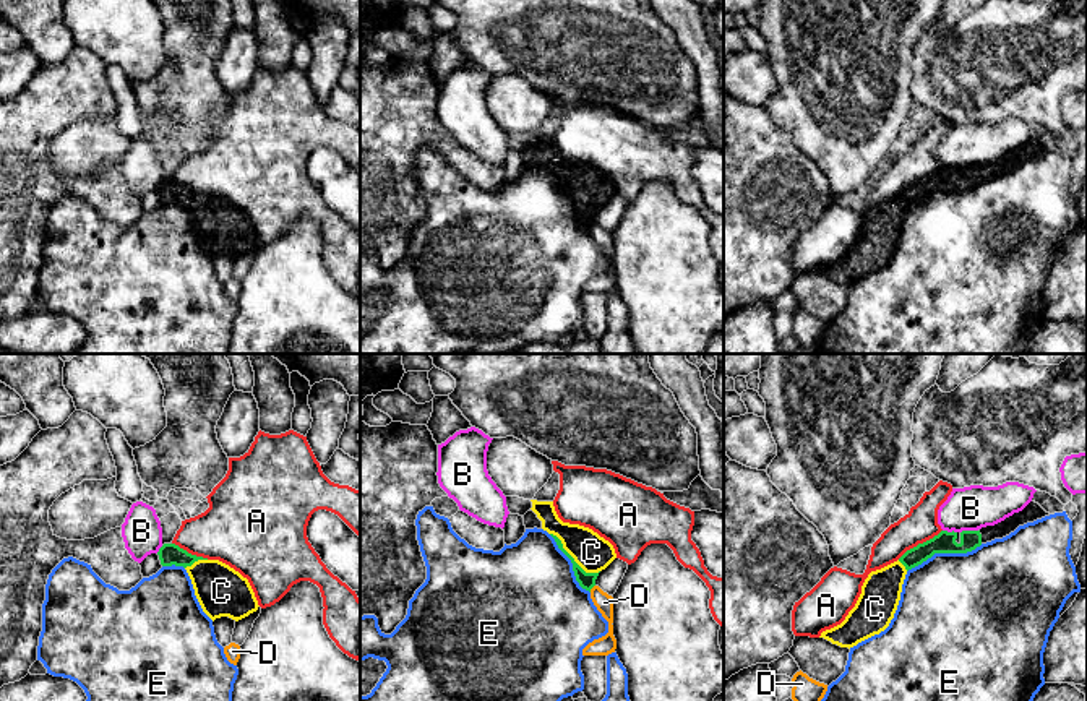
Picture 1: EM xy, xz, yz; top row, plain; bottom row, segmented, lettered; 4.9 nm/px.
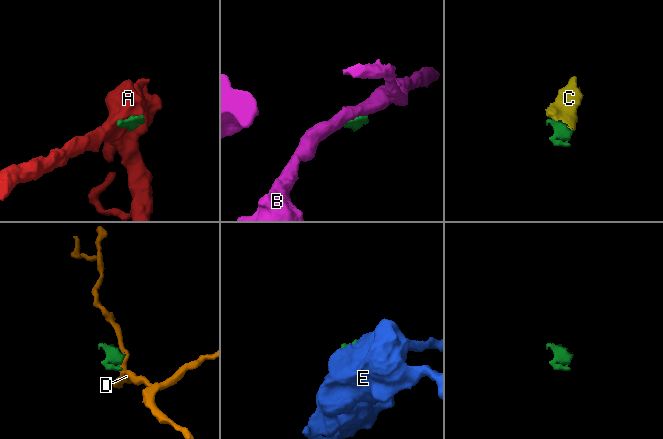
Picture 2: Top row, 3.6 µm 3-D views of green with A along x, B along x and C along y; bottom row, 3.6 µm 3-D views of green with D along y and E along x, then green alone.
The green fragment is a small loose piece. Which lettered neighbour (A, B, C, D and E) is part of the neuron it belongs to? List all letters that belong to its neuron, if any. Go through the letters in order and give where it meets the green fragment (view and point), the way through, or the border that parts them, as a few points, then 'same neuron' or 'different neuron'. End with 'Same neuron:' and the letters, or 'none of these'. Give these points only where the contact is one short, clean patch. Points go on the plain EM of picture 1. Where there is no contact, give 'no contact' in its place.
A: contact yz (919, 180); different neuron
B: contact yz (969, 167); different neuron
C: contact xz (573, 195); way xz (586, 216), (586, 208), (573, 195), (580, 189), (591, 189); same neuron
D: contact xz (592, 223); border xz (594, 221), (589, 227); different neuron
E: contact yz (945, 189); different neuron
Same neuron: C

